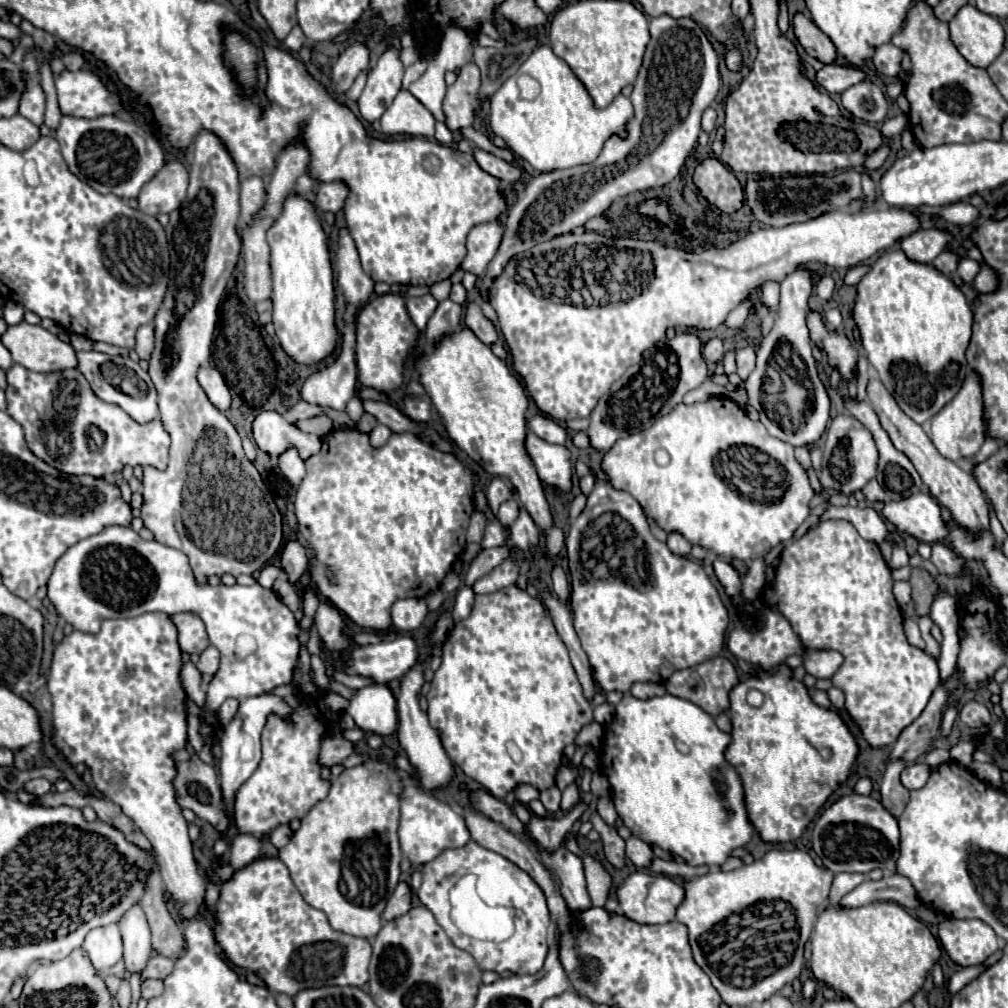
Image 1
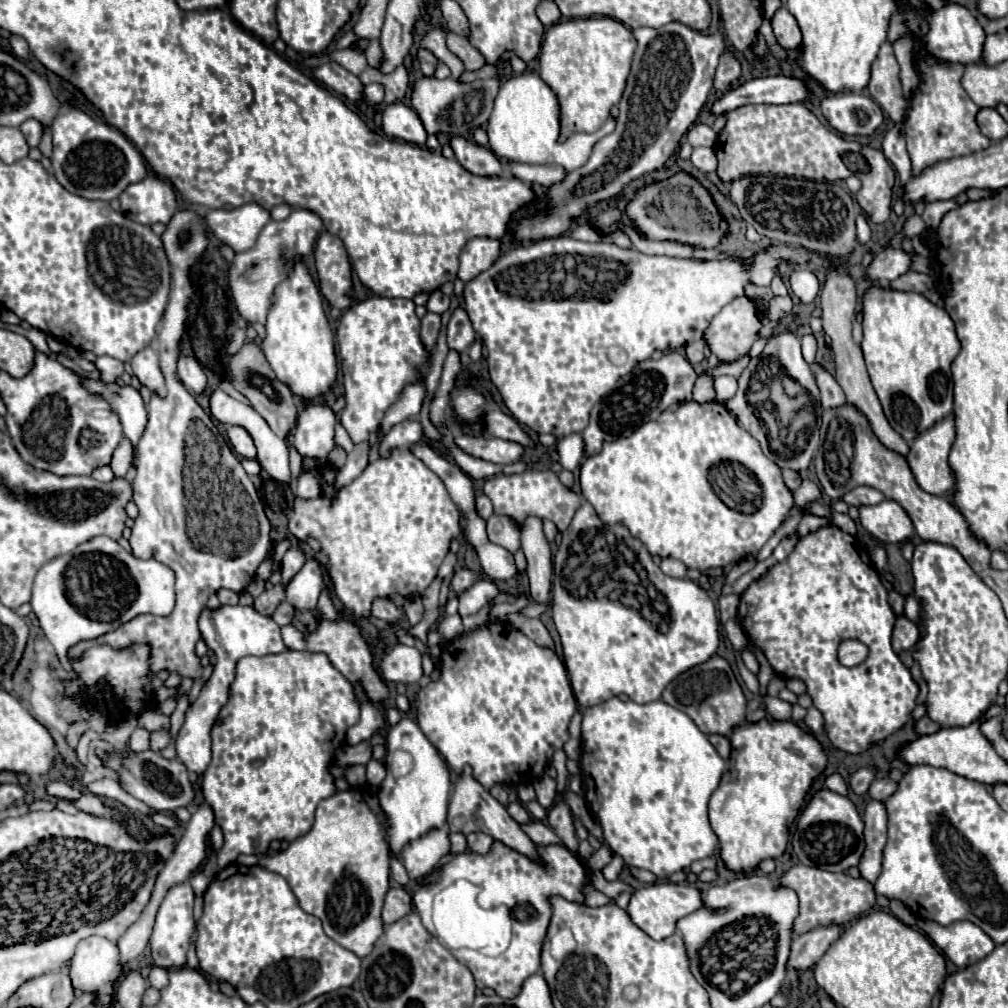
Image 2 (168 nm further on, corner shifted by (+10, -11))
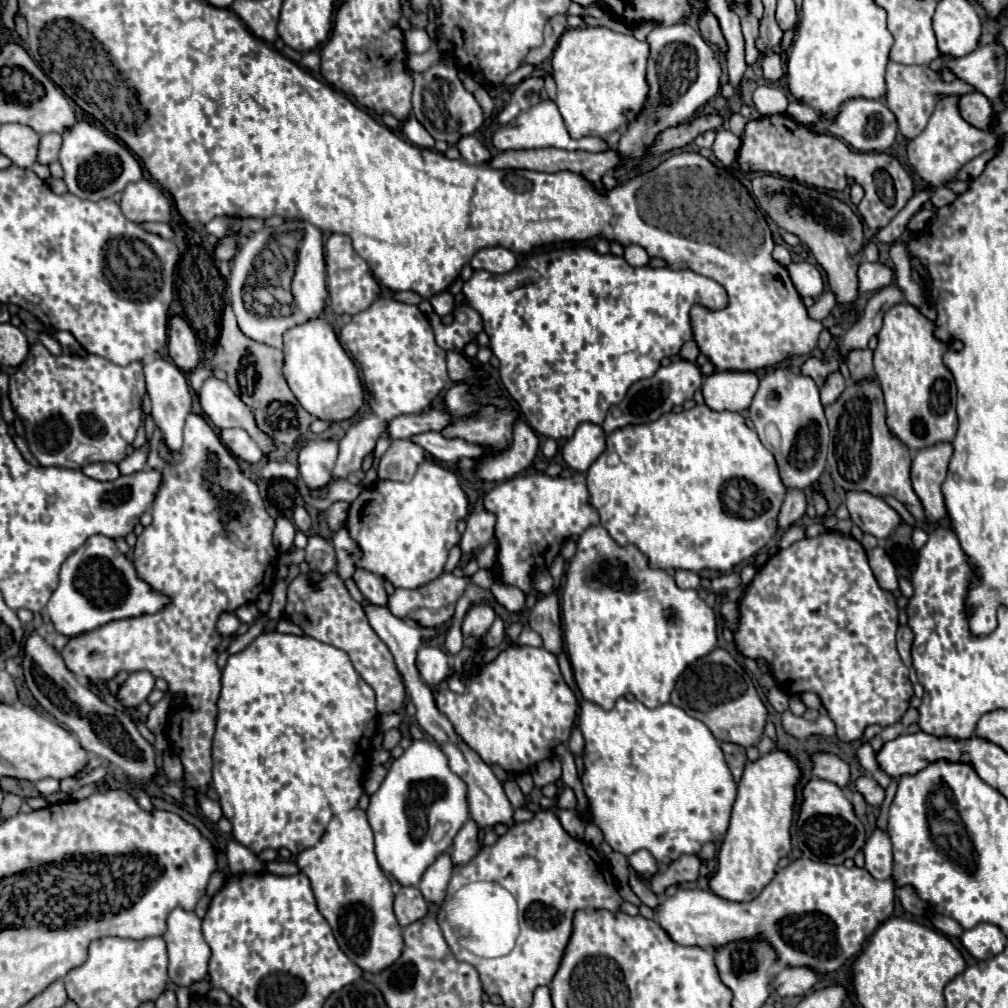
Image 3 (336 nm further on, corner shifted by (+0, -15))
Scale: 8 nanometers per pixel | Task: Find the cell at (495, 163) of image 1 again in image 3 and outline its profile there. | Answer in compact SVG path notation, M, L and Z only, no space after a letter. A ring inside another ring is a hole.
M463 136L459 142L457 142L457 148L461 152L461 158L467 162L467 164L479 164L479 162L485 162L489 160L489 150L475 138L475 136Z

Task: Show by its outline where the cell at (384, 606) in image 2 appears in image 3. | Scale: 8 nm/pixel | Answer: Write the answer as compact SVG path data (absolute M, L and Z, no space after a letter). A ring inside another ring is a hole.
M357 568L353 574L353 580L357 582L361 594L379 606L387 604L387 592L383 588L383 582L379 576L373 576L373 572L365 572L365 568Z

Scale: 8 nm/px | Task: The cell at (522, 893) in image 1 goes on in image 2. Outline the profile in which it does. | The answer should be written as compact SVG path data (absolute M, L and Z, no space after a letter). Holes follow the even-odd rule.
M495 842L491 852L487 856L479 856L473 852L463 852L457 854L455 862L449 862L441 868L441 874L435 882L421 886L419 890L413 892L413 906L417 910L417 914L423 920L423 926L431 932L433 930L433 922L431 922L431 902L435 898L435 894L443 888L447 888L449 884L453 884L459 878L465 878L469 882L473 882L475 886L481 888L479 896L477 896L477 904L485 910L489 908L497 908L497 906L507 906L511 910L513 916L513 938L509 948L491 958L491 956L483 956L481 952L469 950L469 948L461 948L461 950L451 950L451 954L471 970L477 988L493 988L501 998L513 998L519 994L521 984L525 978L529 978L531 974L539 972L539 952L541 952L541 944L549 926L549 918L551 918L551 906L547 902L549 896L563 896L569 902L581 902L583 894L581 894L581 886L587 882L589 878L589 870L585 866L579 864L579 860L561 846L547 846L547 848L539 848L539 854L545 862L545 866L533 864L529 858L521 856L519 852L503 846L501 842Z

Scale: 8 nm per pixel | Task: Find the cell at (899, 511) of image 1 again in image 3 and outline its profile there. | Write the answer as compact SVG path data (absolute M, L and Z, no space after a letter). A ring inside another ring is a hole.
M845 492L845 506L851 520L875 538L887 538L899 524L899 514L879 496L869 492Z

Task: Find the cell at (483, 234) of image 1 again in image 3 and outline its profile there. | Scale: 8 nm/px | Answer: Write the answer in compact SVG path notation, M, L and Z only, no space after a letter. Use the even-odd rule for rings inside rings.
M495 246L483 248L471 258L471 268L487 270L487 272L511 272L517 266L517 258L511 250Z

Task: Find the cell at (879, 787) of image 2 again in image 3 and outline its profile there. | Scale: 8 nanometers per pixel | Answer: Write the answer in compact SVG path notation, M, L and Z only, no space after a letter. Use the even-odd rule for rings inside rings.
M859 776L853 782L853 790L859 792L865 798L865 802L871 806L881 806L881 802L885 798L885 790L871 776Z

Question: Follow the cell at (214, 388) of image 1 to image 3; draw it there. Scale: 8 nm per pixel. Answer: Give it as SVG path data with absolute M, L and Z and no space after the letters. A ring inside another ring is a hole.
M181 316L169 318L169 356L181 370L193 370L199 364L199 352L197 352L197 338Z

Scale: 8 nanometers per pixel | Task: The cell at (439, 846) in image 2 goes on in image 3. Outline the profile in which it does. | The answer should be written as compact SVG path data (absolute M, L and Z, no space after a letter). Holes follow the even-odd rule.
M441 854L423 874L421 882L419 882L419 890L425 896L427 902L433 904L443 904L445 900L445 892L447 892L447 884L451 878L451 870L453 870L453 862L449 858L449 854Z

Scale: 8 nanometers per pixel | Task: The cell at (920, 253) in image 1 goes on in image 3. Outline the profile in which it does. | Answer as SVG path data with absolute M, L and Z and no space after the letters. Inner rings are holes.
M861 262L857 268L857 280L859 280L859 292L875 292L883 286L889 286L893 280L893 270L875 262Z

